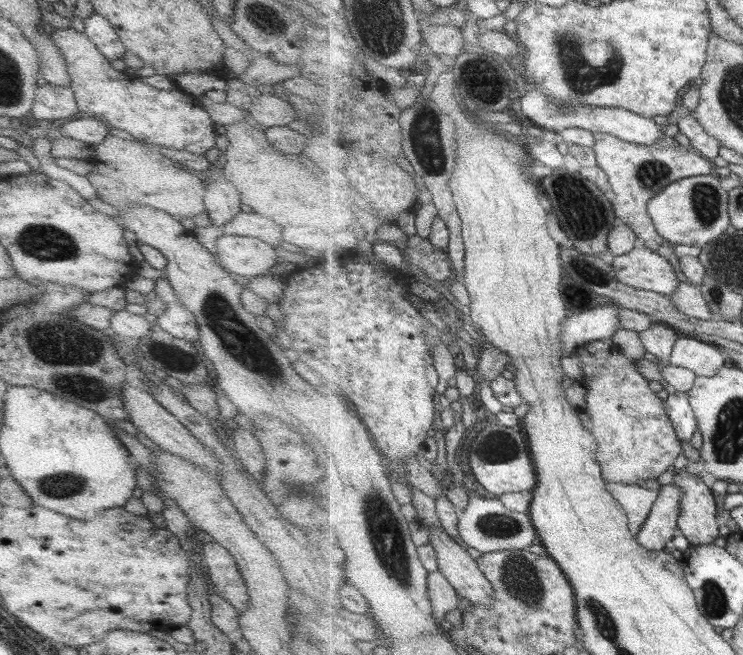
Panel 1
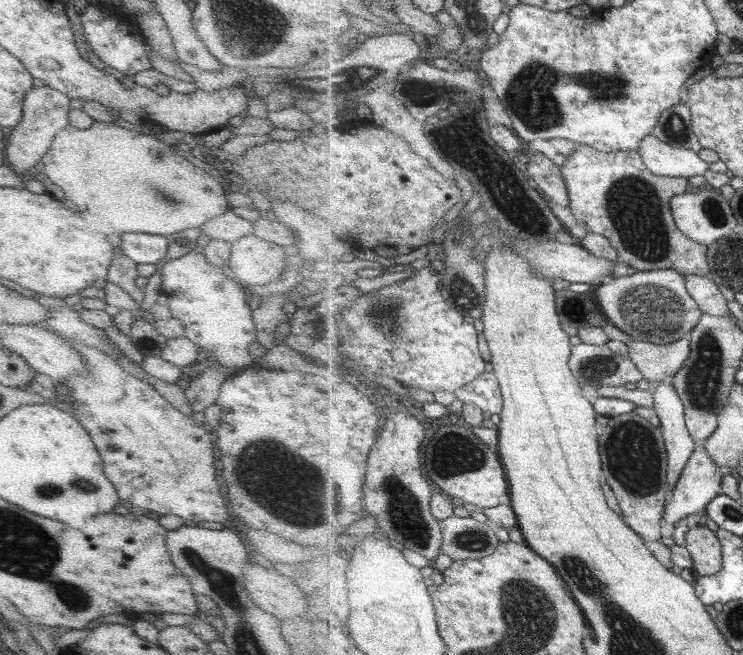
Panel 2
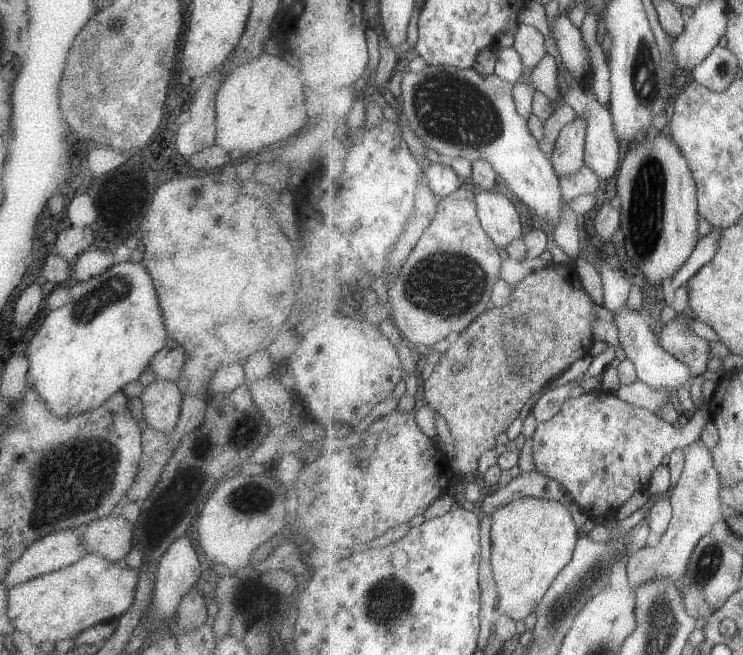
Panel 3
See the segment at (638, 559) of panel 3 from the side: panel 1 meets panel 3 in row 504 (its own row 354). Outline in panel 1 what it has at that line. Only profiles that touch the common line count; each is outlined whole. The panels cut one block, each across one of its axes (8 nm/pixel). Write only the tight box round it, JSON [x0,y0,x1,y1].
[670,336,727,377]

